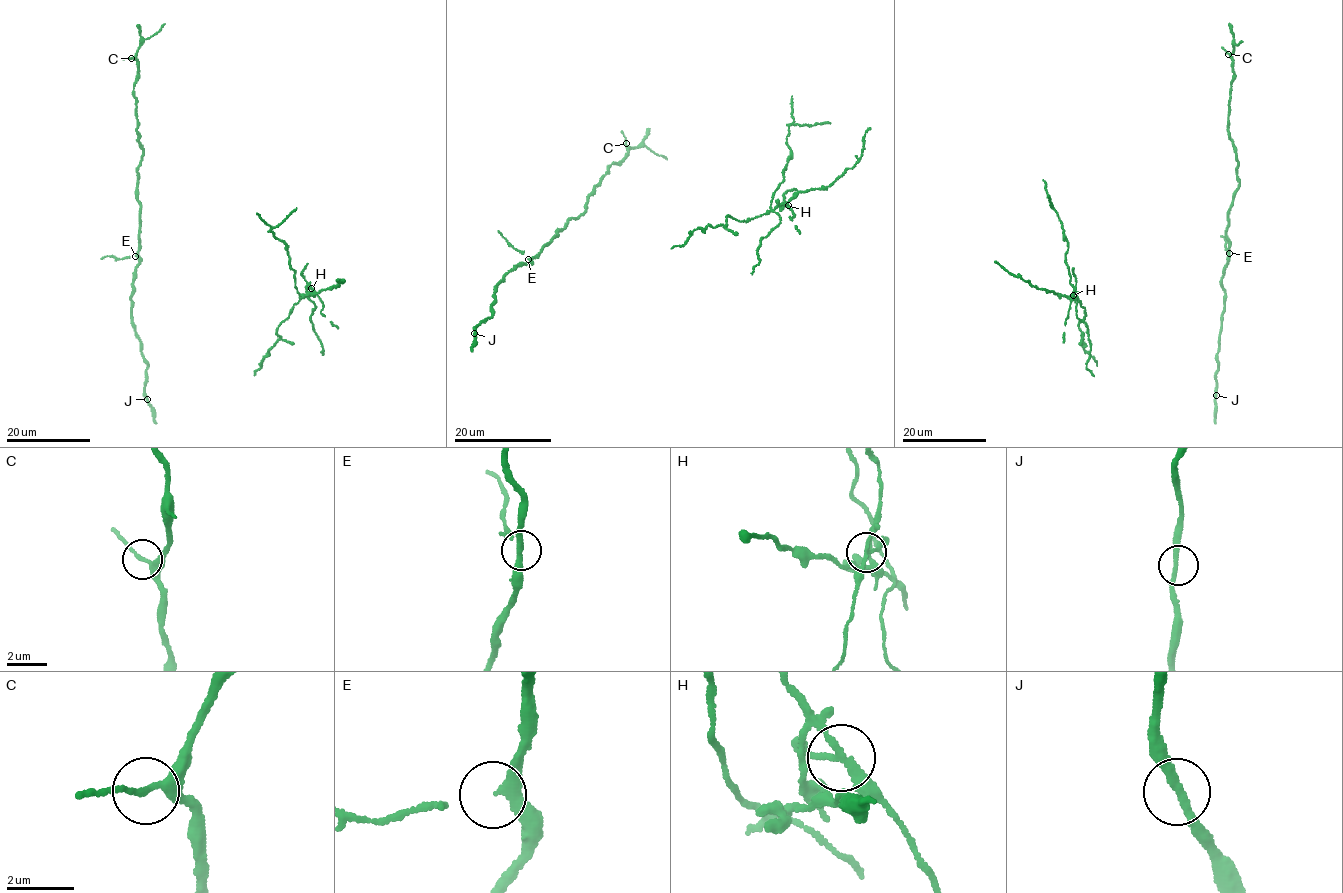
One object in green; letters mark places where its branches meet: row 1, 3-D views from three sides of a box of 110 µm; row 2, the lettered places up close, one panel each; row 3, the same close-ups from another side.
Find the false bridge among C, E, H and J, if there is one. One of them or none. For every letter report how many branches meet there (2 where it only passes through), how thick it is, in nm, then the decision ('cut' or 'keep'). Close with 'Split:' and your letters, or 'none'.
C: 2 branches meet; 200 nm thick; keep
E: 3 branches meet; 220 nm thick; keep
H: 3 branches meet; 180 nm thick; cut
J: 2 branches meet; 220 nm thick; keep
Split: H

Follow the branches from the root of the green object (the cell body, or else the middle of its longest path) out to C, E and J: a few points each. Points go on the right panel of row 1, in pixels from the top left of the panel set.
C: (1216, 358), (1224, 309), (1228, 209), (1239, 184), (1228, 129), (1233, 75), (1228, 54)
E: (1216, 358), (1224, 309), (1222, 277), (1229, 253)
J: (1216, 358), (1216, 395)

